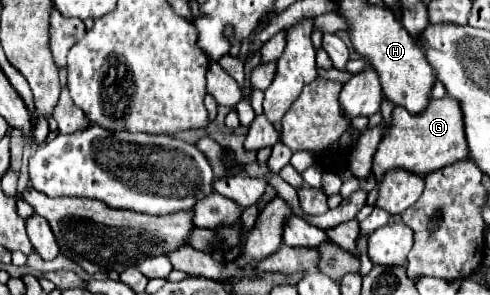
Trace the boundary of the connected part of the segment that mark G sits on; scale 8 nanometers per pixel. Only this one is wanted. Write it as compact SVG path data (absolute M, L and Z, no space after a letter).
M446 96L442 100L430 100L426 110L420 114L410 114L404 106L394 106L392 122L384 128L382 140L372 156L372 174L376 176L376 186L368 193L366 204L376 202L378 188L384 180L382 174L392 168L402 168L422 176L462 158L468 158L468 148L462 132L462 110L454 98Z

